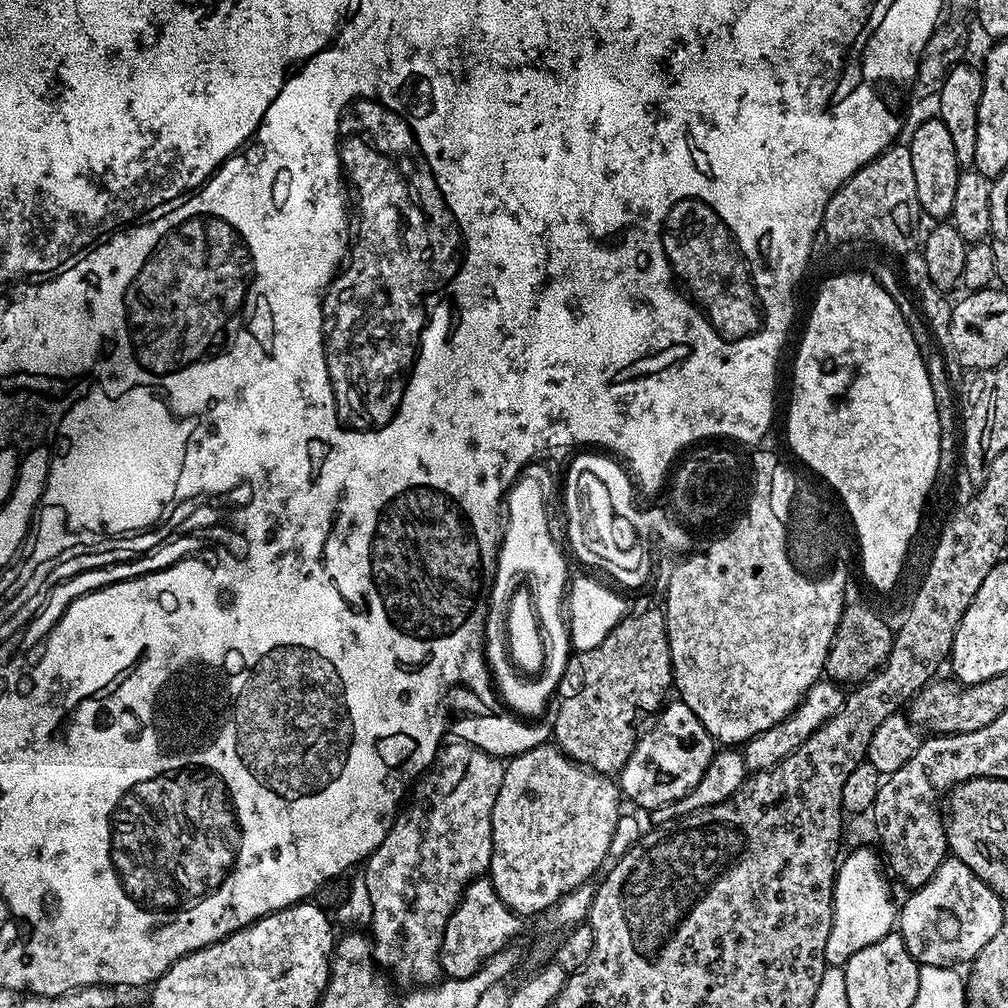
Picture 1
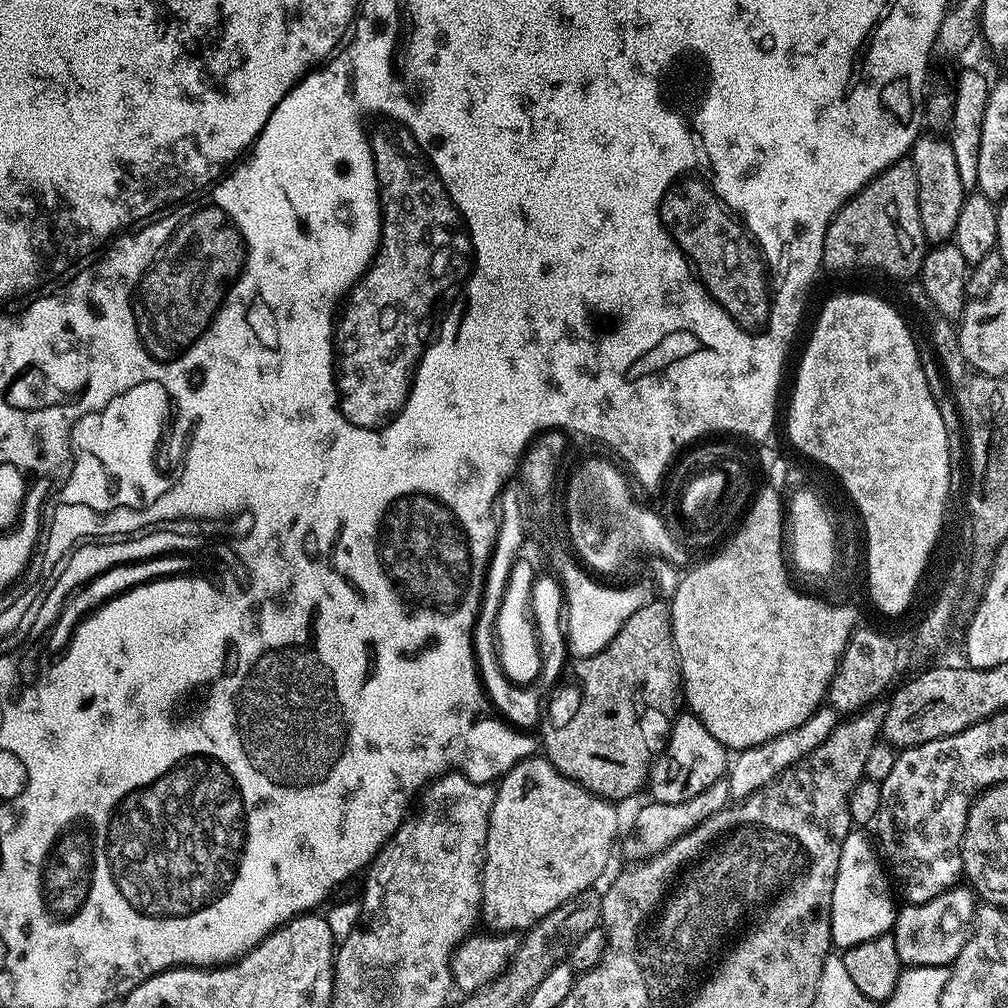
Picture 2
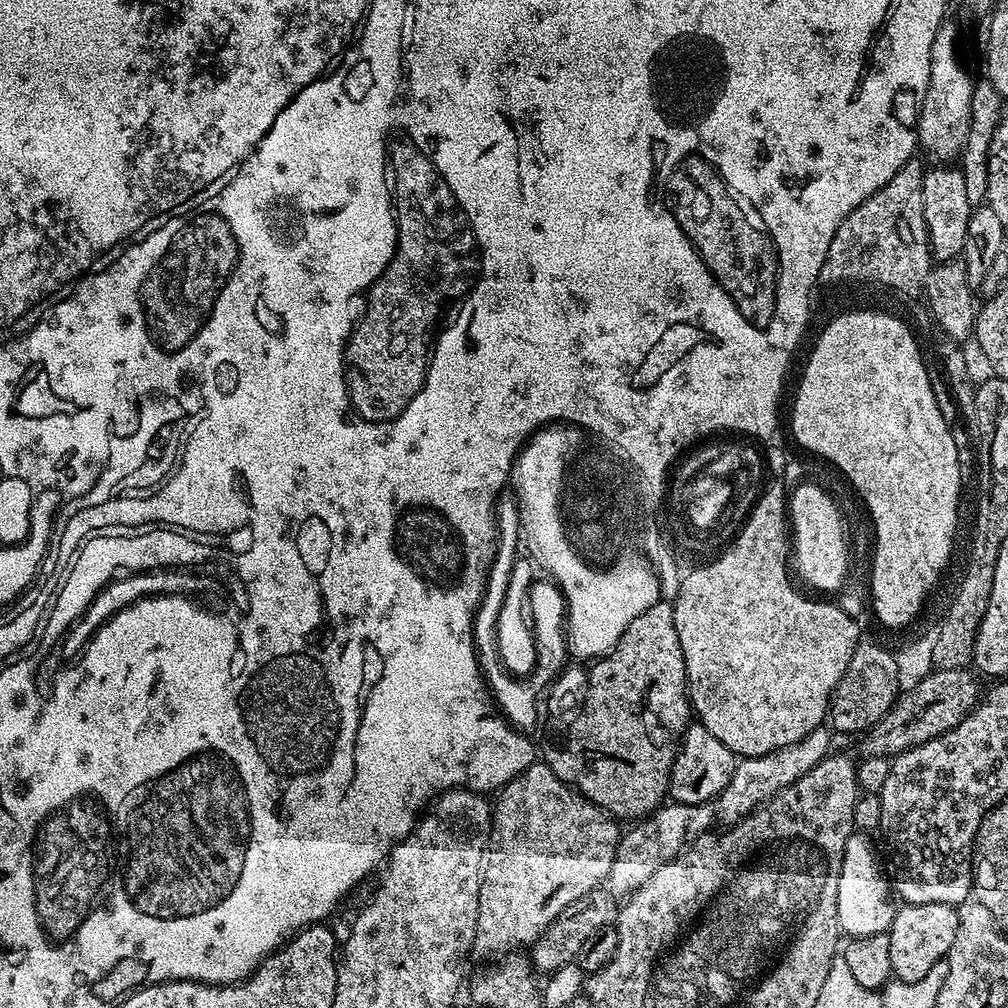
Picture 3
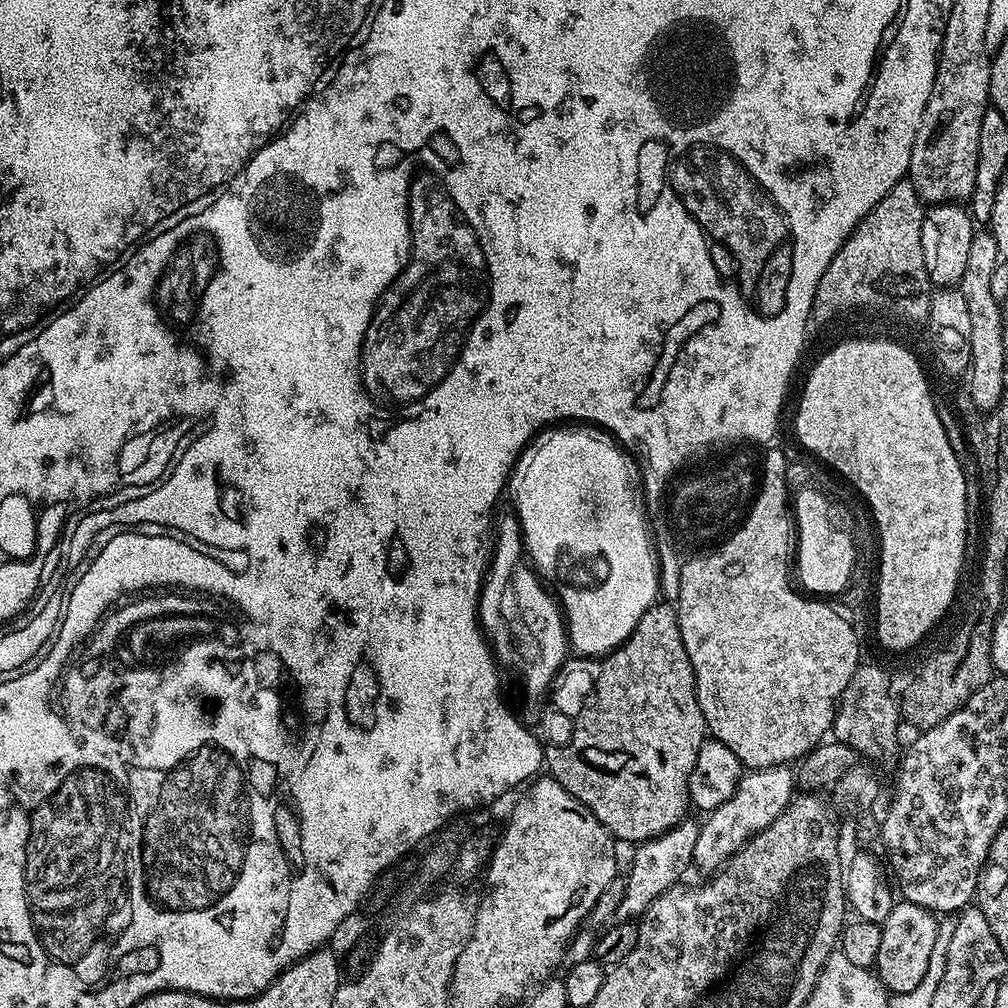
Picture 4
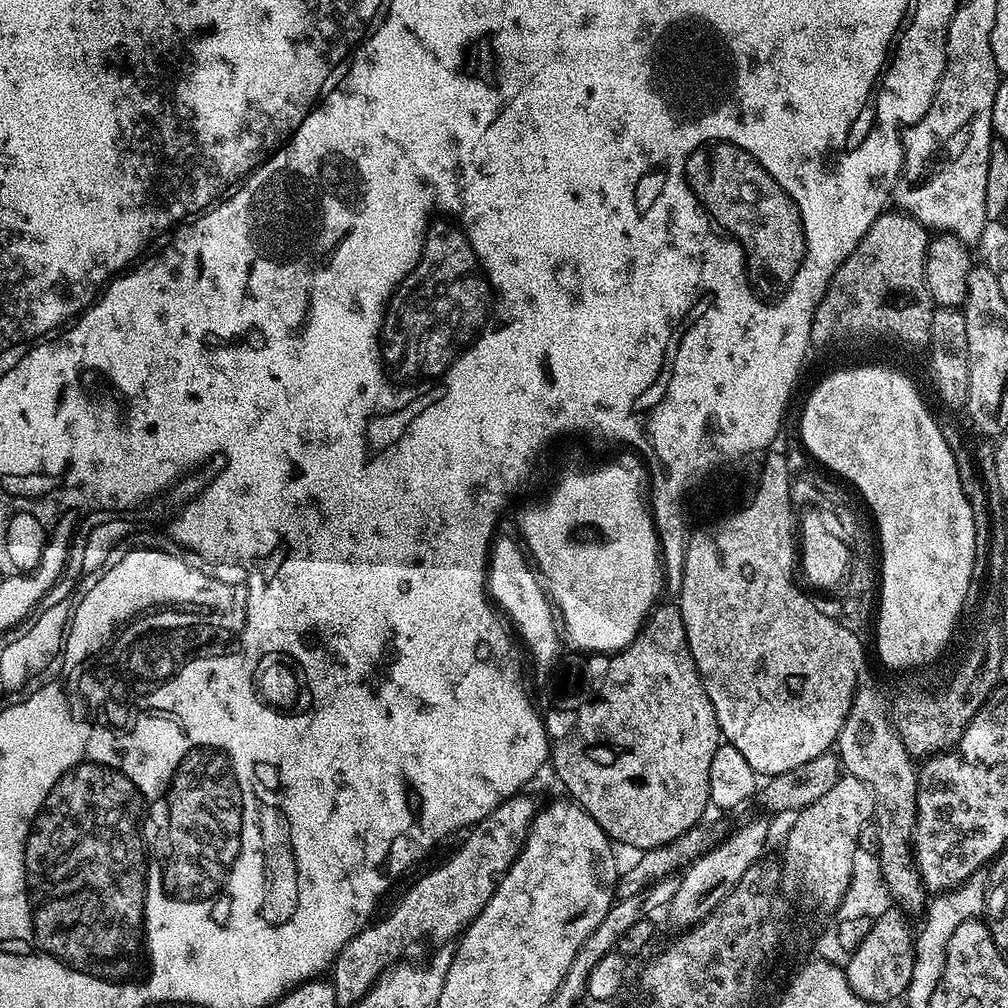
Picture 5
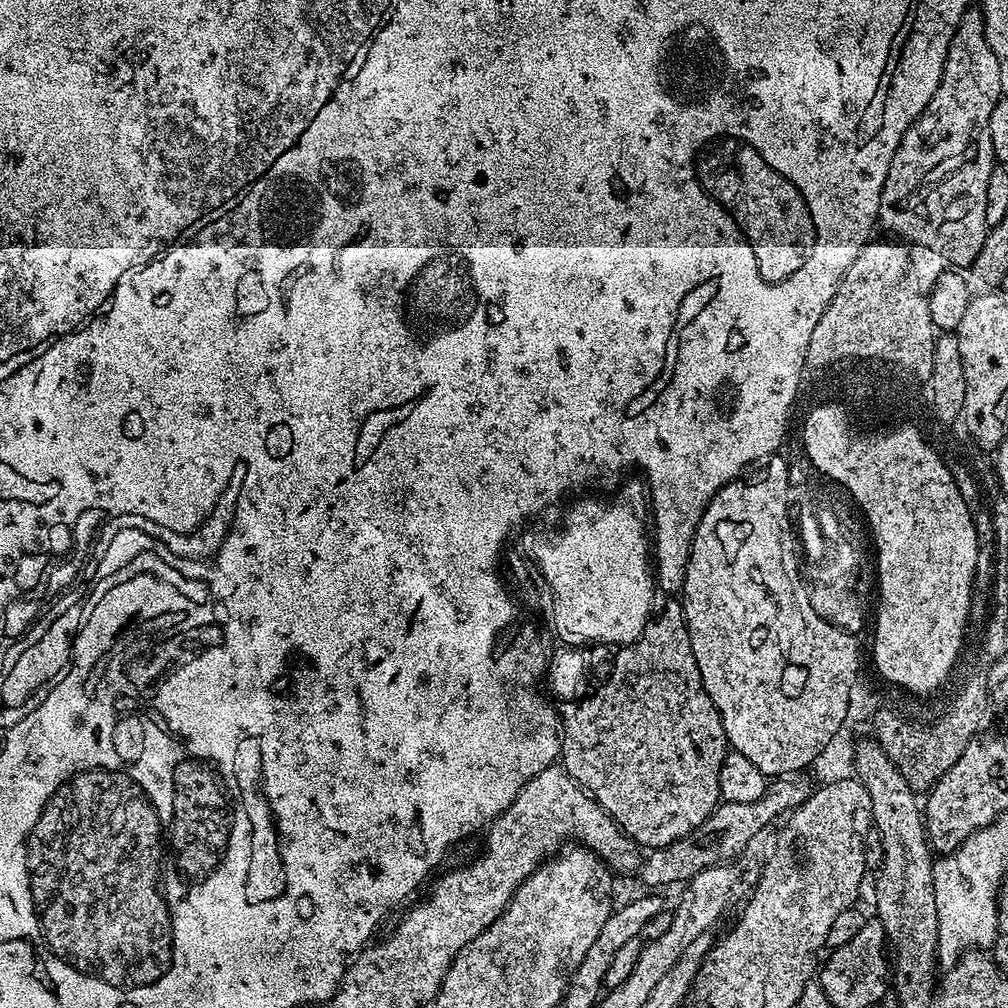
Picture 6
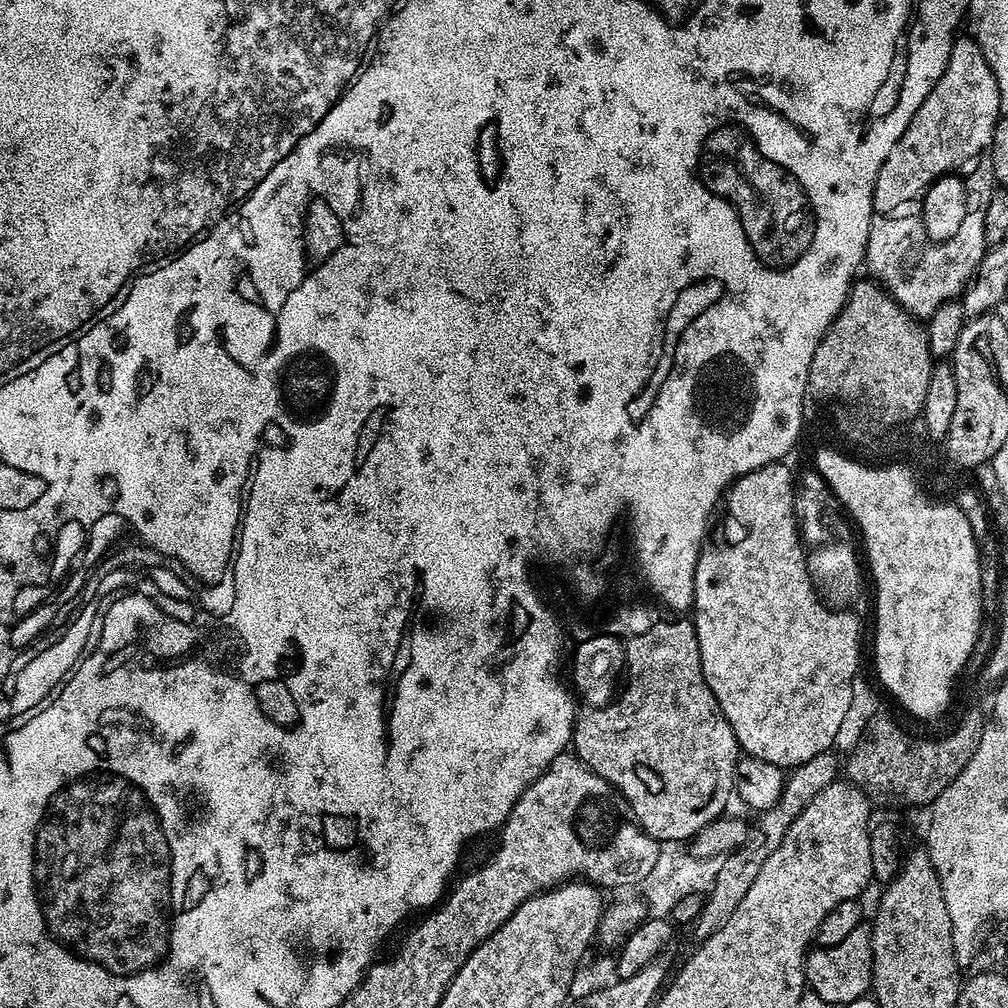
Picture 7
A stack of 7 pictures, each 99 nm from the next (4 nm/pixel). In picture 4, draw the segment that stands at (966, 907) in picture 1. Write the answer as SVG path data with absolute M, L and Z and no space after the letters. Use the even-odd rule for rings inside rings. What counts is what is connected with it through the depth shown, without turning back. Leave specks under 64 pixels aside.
M901 903L901 908L891 913L891 917L883 922L884 946L880 949L874 965L881 980L889 989L896 992L909 992L922 982L926 974L926 966L930 966L930 954L934 951L934 942L940 929L937 917L920 908L917 904Z

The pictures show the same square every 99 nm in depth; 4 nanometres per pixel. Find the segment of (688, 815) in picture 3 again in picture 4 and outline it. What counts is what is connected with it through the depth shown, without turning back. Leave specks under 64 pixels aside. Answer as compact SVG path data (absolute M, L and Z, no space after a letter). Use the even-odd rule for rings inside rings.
M685 818L675 824L670 830L666 830L661 836L652 840L643 841L640 848L632 856L632 869L626 872L627 884L625 886L625 898L618 906L615 919L617 921L635 921L643 917L648 907L657 900L666 889L681 883L683 874L687 868L693 867L692 855L694 854L694 842L698 842L700 824Z

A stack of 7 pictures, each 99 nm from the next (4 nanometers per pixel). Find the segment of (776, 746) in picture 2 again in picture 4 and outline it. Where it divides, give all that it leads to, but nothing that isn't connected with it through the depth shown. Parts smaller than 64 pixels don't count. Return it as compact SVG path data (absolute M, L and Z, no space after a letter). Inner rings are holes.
M781 766L778 768L758 768L748 770L741 775L740 780L736 783L736 792L722 806L718 806L713 812L707 813L706 819L700 824L700 833L698 842L694 842L694 854L692 855L693 865L701 864L704 868L719 869L728 863L728 858L733 856L742 845L752 839L757 832L761 832L774 818L778 818L784 812L791 802L794 793L797 791L797 773L791 767Z

